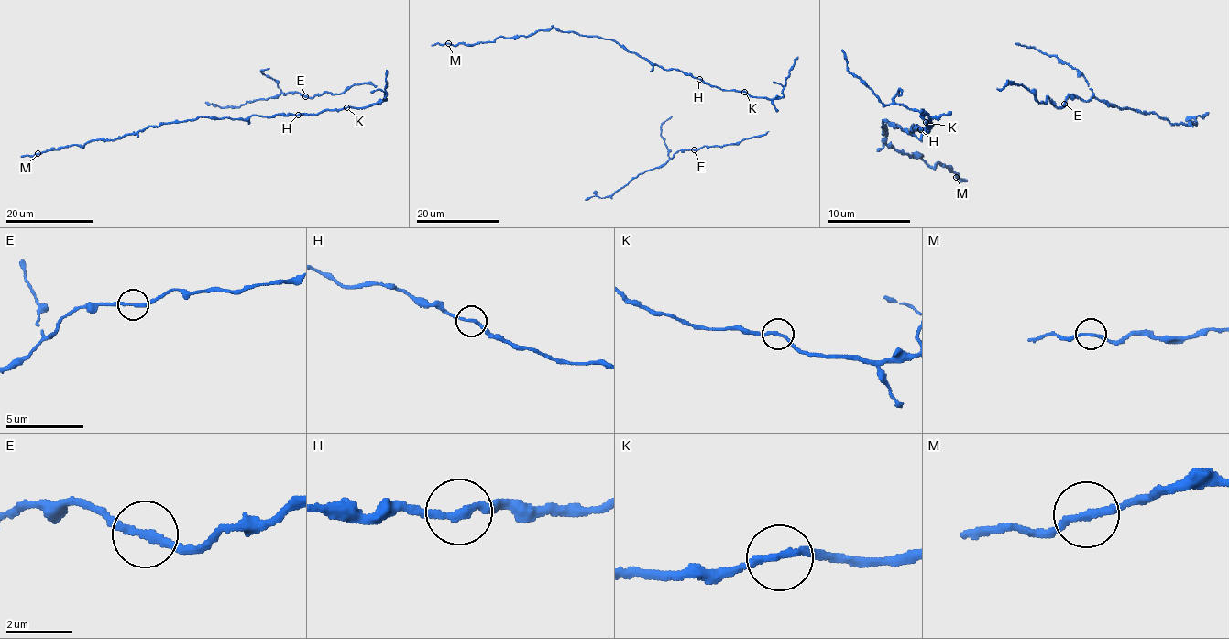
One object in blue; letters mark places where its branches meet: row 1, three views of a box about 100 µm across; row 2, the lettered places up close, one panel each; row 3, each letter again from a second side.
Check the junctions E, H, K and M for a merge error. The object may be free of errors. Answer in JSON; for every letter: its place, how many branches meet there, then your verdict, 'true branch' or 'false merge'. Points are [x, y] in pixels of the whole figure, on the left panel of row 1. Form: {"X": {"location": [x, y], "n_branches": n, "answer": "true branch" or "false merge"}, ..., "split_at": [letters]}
{"E": {"location": [305, 96], "n_branches": 2, "answer": "true branch"}, "H": {"location": [298, 115], "n_branches": 2, "answer": "true branch"}, "K": {"location": [346, 107], "n_branches": 2, "answer": "true branch"}, "M": {"location": [38, 153], "n_branches": 2, "answer": "true branch"}, "split_at": []}

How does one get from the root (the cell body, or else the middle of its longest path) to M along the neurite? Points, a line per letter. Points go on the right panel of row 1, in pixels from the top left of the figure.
M: (927, 131), (902, 130), (885, 120), (883, 140), (931, 165), (949, 166), (956, 177)

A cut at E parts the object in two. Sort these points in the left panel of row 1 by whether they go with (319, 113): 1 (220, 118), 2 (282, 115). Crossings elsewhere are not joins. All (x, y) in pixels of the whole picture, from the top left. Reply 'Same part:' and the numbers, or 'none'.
Same part: 1, 2

